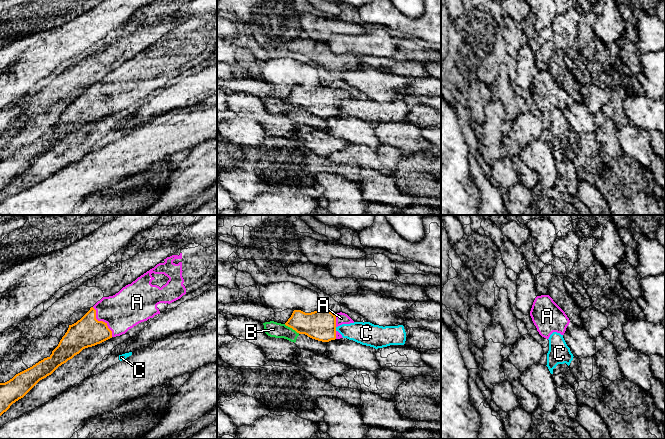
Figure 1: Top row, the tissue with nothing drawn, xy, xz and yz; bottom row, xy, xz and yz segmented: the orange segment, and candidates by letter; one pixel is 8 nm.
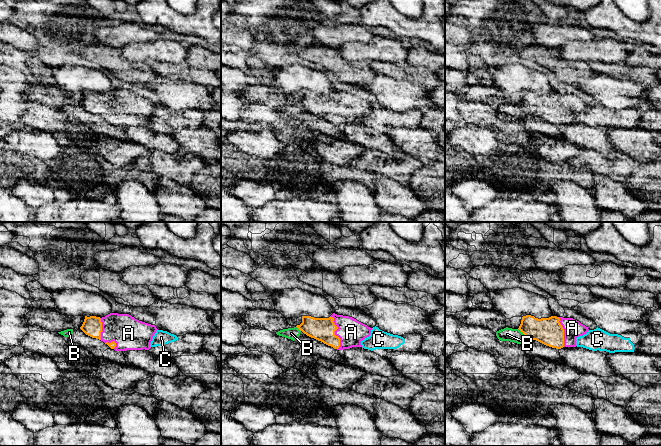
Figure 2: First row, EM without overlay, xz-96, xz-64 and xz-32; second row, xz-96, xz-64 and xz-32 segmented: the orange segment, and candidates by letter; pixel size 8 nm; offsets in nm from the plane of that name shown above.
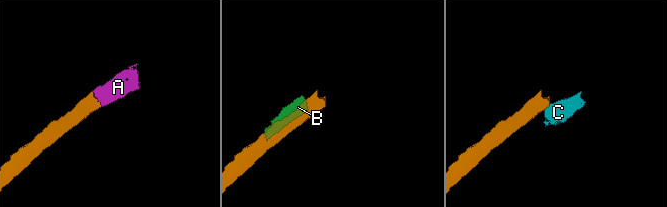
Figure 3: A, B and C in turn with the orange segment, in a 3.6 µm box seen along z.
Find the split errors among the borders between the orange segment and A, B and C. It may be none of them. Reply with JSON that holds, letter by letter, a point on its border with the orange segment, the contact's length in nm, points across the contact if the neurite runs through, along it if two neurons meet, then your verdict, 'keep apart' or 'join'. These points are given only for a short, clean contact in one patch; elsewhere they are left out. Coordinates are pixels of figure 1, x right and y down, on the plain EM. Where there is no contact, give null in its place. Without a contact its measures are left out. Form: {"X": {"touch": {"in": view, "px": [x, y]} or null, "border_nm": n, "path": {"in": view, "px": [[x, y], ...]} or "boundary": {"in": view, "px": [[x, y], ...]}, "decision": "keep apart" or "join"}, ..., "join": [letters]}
{"A": {"touch": {"in": "xy", "px": [102, 97]}, "border_nm": 280, "path": {"in": "xy", "px": [[88, 107], [102, 97], [127, 84]]}, "decision": "join"}, "B": {"touch": {"in": "xz", "px": [292, 104]}, "border_nm": 150, "decision": "keep apart"}, "C": {"touch": {"in": "xz", "px": [335, 105]}, "border_nm": 30, "boundary": {"in": "xz", "px": [[335, 103], [336, 106]]}, "decision": "keep apart"}, "join": ["A"]}

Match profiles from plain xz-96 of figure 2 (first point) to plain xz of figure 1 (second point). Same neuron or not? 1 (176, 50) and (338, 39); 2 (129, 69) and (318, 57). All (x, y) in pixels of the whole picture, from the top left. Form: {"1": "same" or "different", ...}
{"1": "same", "2": "same"}

